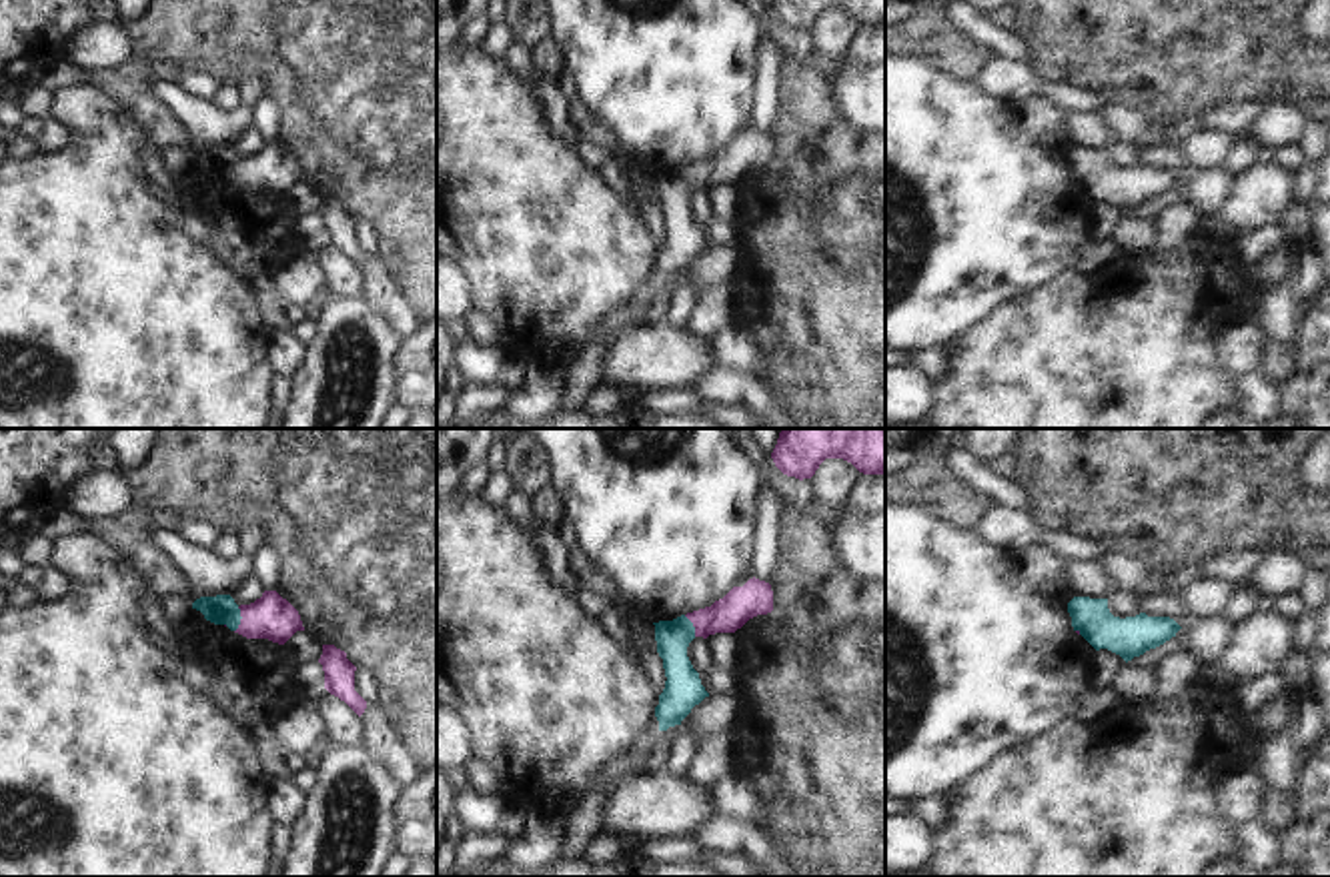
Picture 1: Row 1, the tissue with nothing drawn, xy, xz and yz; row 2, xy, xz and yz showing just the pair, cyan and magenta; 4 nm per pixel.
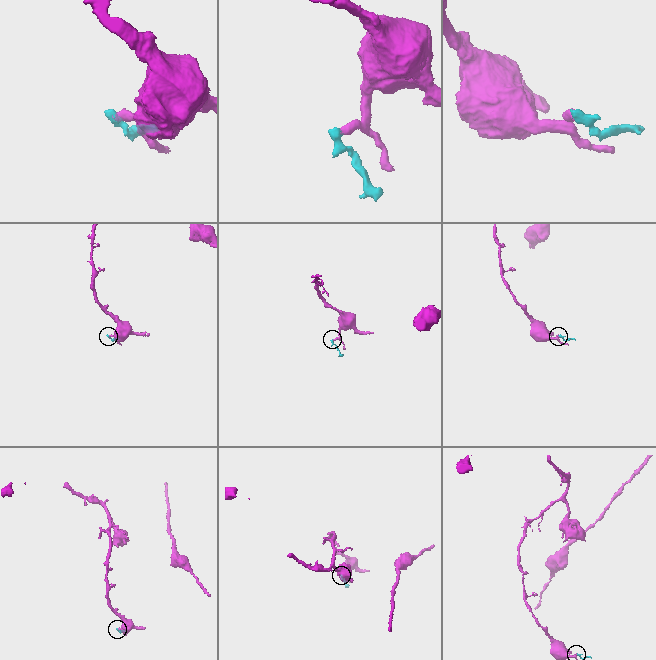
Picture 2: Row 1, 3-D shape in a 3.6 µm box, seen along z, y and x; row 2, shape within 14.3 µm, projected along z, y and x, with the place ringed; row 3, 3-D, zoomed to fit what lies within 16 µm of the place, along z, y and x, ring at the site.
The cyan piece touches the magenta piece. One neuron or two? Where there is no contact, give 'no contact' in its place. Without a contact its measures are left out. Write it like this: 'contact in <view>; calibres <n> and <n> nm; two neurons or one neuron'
contact in xy; calibres 120 and 180 nm; one neuron

